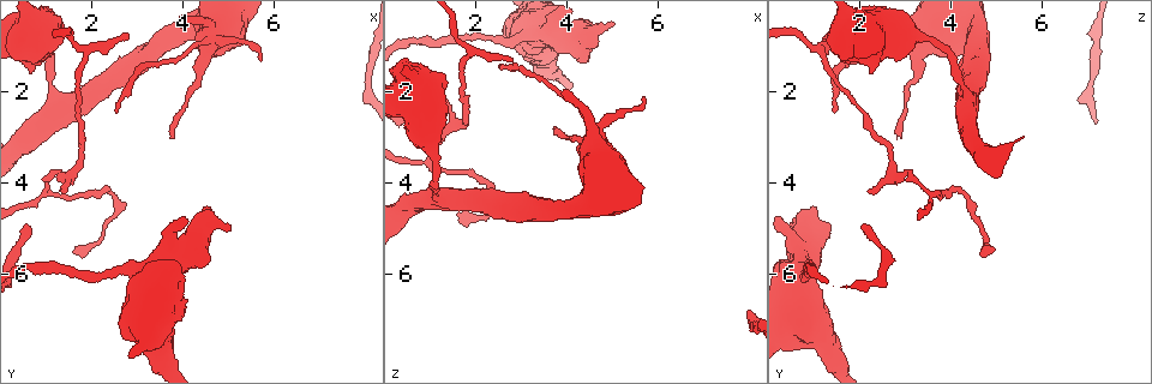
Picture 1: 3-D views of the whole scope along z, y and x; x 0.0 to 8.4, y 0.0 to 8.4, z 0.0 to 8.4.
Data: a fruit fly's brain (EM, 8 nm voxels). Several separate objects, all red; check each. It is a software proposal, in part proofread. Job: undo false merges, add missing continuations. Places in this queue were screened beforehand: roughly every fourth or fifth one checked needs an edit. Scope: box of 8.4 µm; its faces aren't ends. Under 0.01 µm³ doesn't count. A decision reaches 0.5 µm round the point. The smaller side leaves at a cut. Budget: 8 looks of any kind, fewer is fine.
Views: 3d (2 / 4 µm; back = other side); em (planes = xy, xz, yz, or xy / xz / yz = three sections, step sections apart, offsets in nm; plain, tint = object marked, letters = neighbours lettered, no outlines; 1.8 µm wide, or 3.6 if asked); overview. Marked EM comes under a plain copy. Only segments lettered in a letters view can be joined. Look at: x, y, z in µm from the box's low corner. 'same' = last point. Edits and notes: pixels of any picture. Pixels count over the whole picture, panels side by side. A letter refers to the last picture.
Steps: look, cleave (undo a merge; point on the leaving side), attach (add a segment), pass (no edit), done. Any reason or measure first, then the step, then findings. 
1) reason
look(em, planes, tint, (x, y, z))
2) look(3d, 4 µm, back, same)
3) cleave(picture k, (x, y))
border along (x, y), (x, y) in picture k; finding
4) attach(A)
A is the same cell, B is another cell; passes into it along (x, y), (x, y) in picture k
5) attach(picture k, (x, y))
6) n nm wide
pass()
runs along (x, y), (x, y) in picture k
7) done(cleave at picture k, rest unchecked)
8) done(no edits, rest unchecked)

an open end
look(3d, 4 µm, (0.55, 4.85, 2.10))

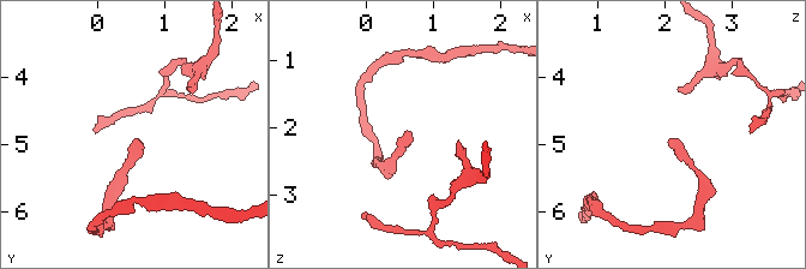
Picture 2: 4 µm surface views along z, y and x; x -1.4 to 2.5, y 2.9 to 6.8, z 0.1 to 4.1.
look(em, planes, letters, (0.55, 4.90, 2.10))

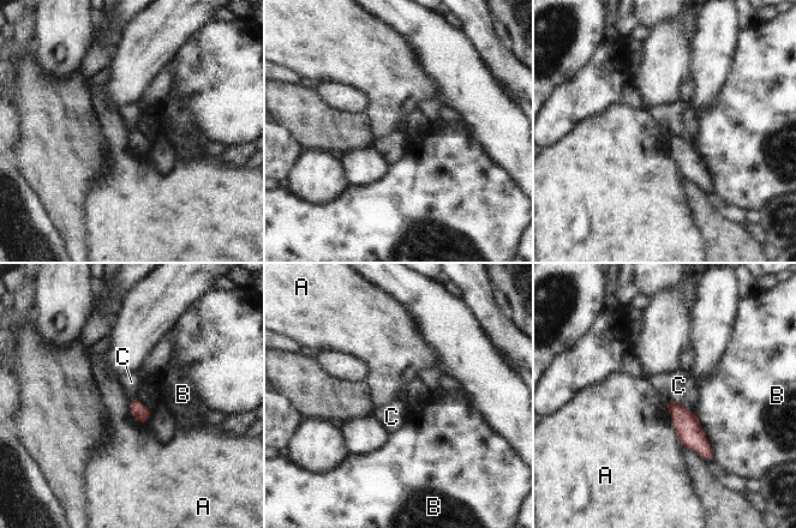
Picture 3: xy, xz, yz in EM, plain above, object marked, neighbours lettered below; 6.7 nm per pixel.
pass()
A, B and C are other cells; border along (668, 398), (681, 402), (695, 414) in picture 3; none of them fits

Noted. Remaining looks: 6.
long arm stops here
look(em, planes, letters, (1.65, 5.50, 4.70))

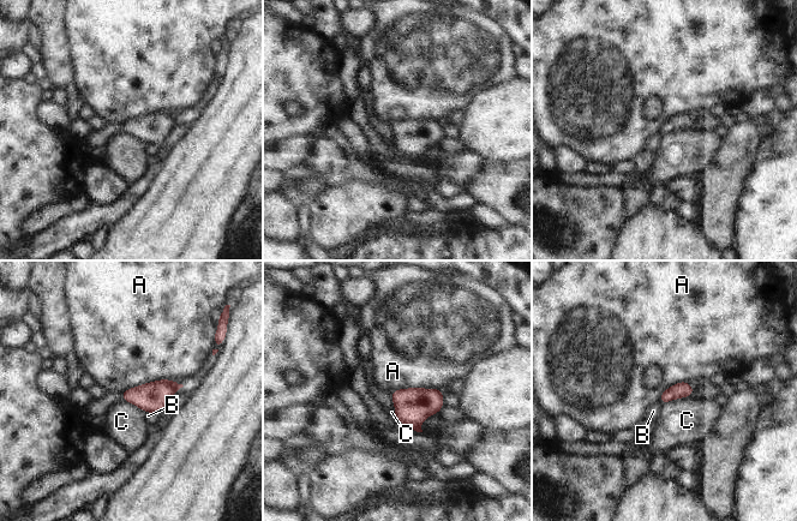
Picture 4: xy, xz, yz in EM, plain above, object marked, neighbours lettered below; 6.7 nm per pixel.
pass()
A, B and C are other cells; border along (184, 385), (156, 379), (121, 394) in picture 4; none of them fits

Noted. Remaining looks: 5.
an open end
look(3d, 2 µm, (2.80, 0.80, 1.40))

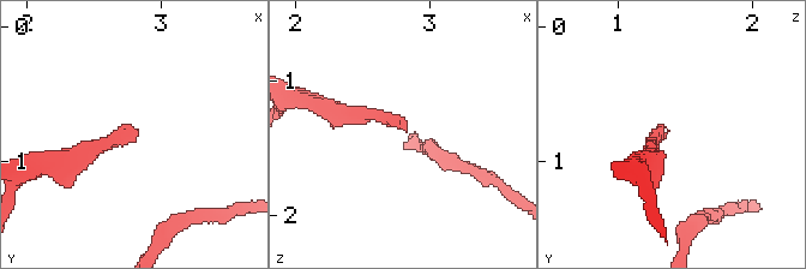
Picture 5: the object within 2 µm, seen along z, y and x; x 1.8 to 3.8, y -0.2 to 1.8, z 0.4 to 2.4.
now the EM
look(em, xy, step 8, tint, (2.82, 0.78, 1.36))

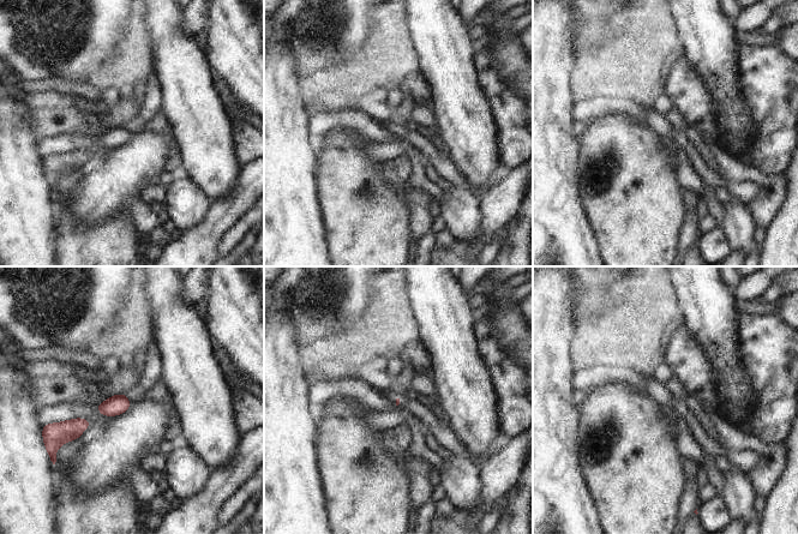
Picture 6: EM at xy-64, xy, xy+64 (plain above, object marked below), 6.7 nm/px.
cut it another way
look(em, planes, letters, same)

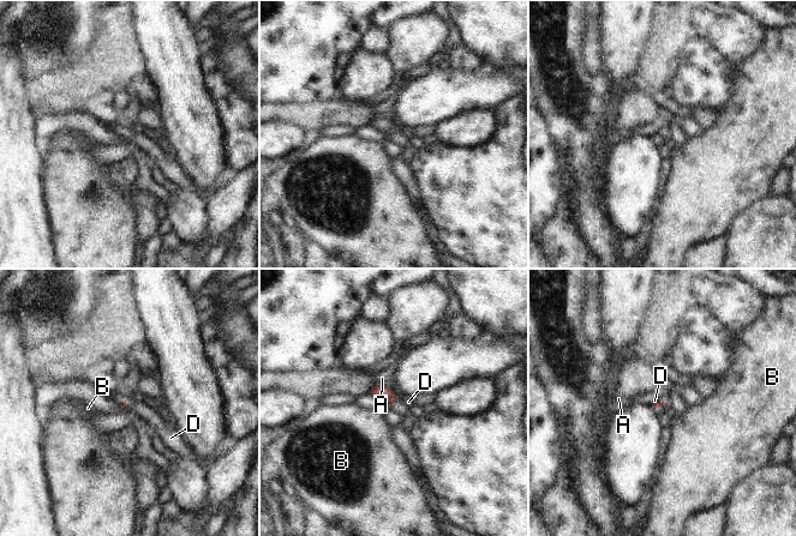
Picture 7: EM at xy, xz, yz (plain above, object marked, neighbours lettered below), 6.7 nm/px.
attach(D)
D is the same cell, A and B are other cells; passes into it along (384, 393), (394, 399), (402, 402) in picture 7; it goes on there

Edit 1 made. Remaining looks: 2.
done(attach at picture 7, rest unchecked)

